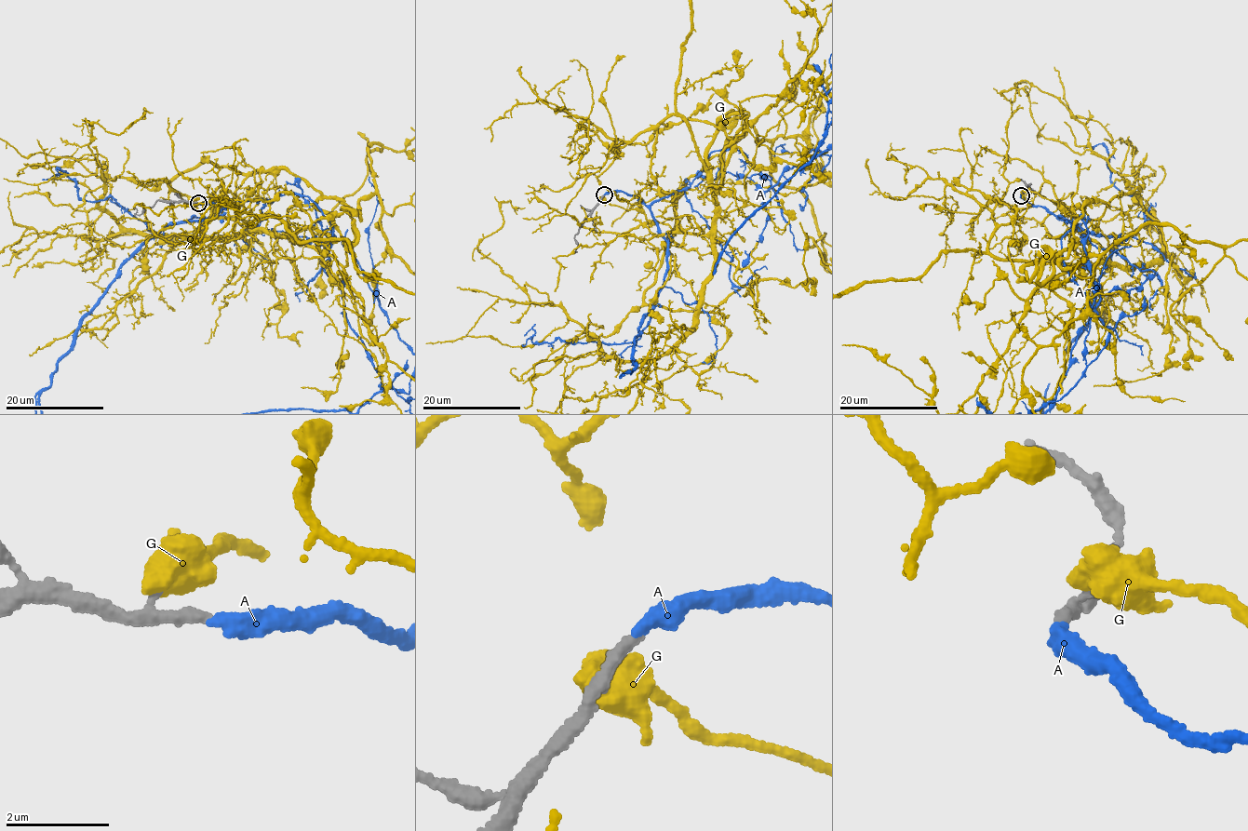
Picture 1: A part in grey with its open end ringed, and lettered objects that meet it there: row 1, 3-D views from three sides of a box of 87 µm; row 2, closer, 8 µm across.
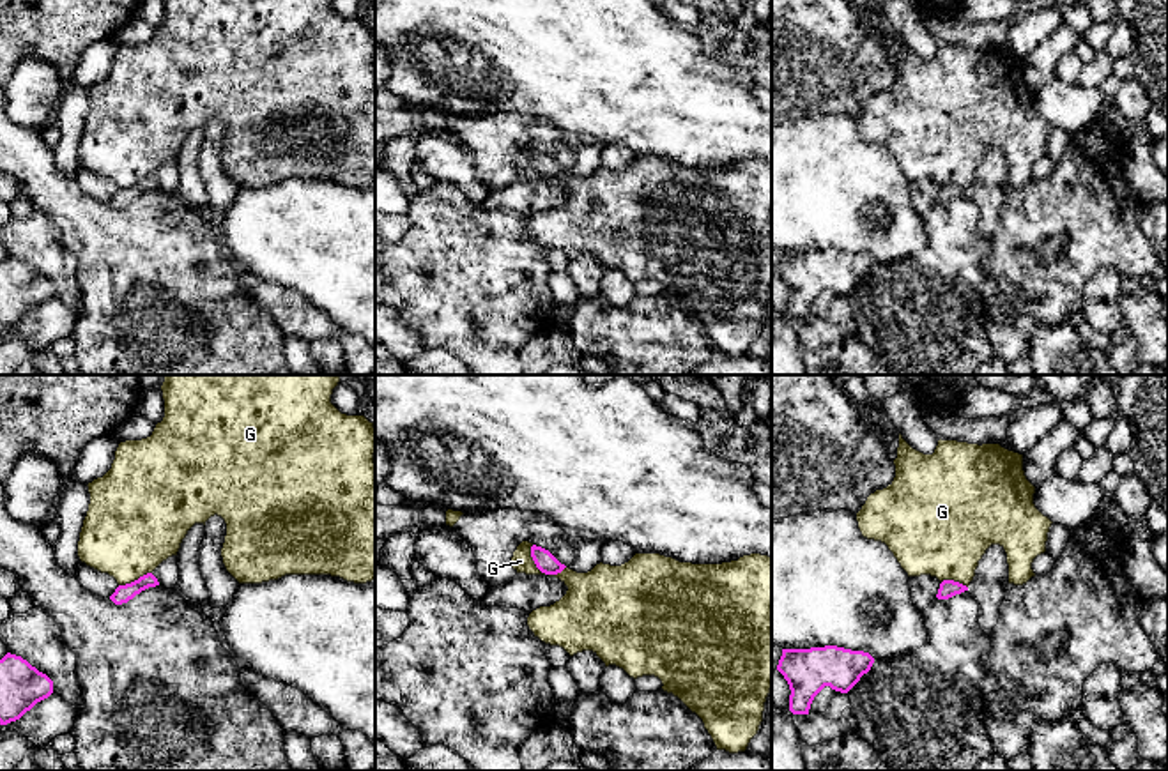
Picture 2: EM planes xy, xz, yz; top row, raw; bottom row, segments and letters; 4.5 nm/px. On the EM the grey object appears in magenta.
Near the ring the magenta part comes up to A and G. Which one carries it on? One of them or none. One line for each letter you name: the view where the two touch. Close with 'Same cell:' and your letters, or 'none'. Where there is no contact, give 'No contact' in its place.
A: No contact
Same cell: A

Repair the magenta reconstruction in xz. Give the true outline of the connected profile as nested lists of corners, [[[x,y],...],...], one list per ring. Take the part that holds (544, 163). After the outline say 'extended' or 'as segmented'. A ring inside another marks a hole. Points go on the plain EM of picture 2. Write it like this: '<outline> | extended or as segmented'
[[[536,149],[531,150],[531,161],[536,172],[545,179],[557,179],[566,172],[549,154]]] | as segmented

